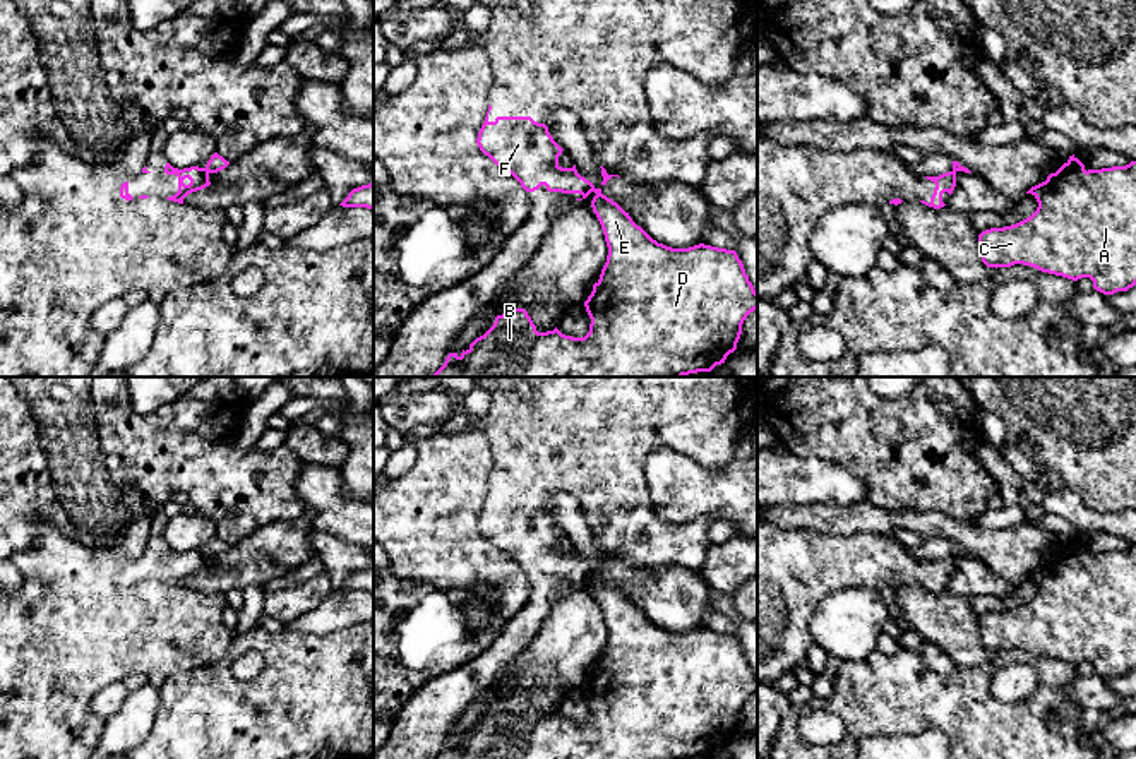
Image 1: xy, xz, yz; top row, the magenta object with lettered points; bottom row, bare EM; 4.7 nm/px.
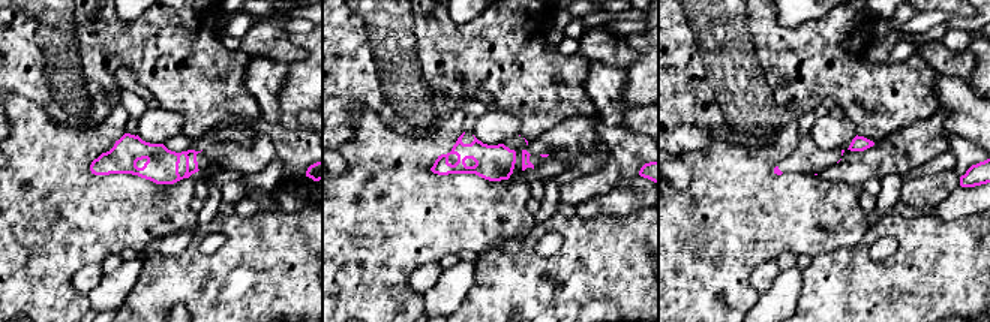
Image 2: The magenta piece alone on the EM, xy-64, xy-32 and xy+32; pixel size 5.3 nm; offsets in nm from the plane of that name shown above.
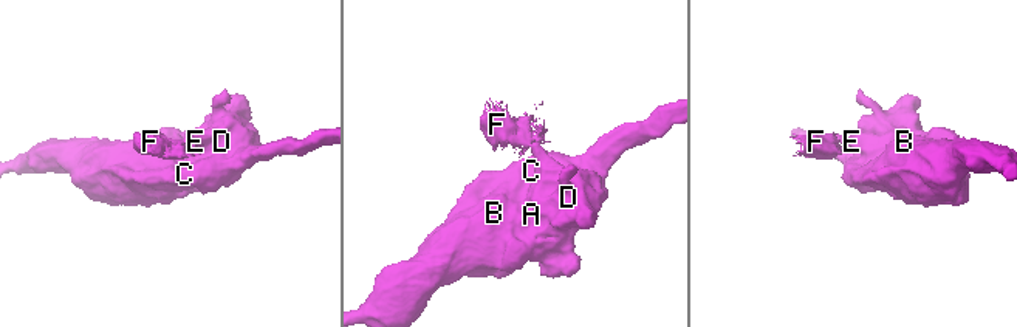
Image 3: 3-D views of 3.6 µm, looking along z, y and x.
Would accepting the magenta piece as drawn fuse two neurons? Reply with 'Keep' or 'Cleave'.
Cleave

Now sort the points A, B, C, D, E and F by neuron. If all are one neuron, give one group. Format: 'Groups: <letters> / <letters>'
Groups: A B C D E / F

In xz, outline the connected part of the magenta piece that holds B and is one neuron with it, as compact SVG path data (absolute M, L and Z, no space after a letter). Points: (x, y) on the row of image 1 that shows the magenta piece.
M601 188L593 192L596 195L591 207L601 224L608 255L600 279L584 302L591 319L589 332L584 338L565 336L557 327L538 332L528 312L514 308L497 315L493 326L466 351L449 353L432 377L684 377L711 372L737 350L742 324L757 308L757 291L737 252L704 243L689 248L658 243L632 221L629 212L603 195Z

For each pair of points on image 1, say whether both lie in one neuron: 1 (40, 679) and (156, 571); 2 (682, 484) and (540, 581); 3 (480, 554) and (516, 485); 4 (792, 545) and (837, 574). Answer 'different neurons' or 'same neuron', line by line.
1: different neurons
2: different neurons
3: different neurons
4: same neuron

